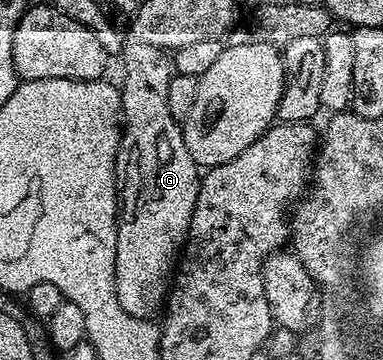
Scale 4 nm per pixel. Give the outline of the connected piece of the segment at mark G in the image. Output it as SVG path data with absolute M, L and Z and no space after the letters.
M132 37L124 42L120 62L124 65L125 77L120 83L123 128L115 165L119 188L115 301L128 315L150 319L165 304L179 251L185 244L187 231L190 230L201 178L198 166L188 154L181 124L168 110L168 84L174 72L167 52L153 47L152 44L140 43Z

